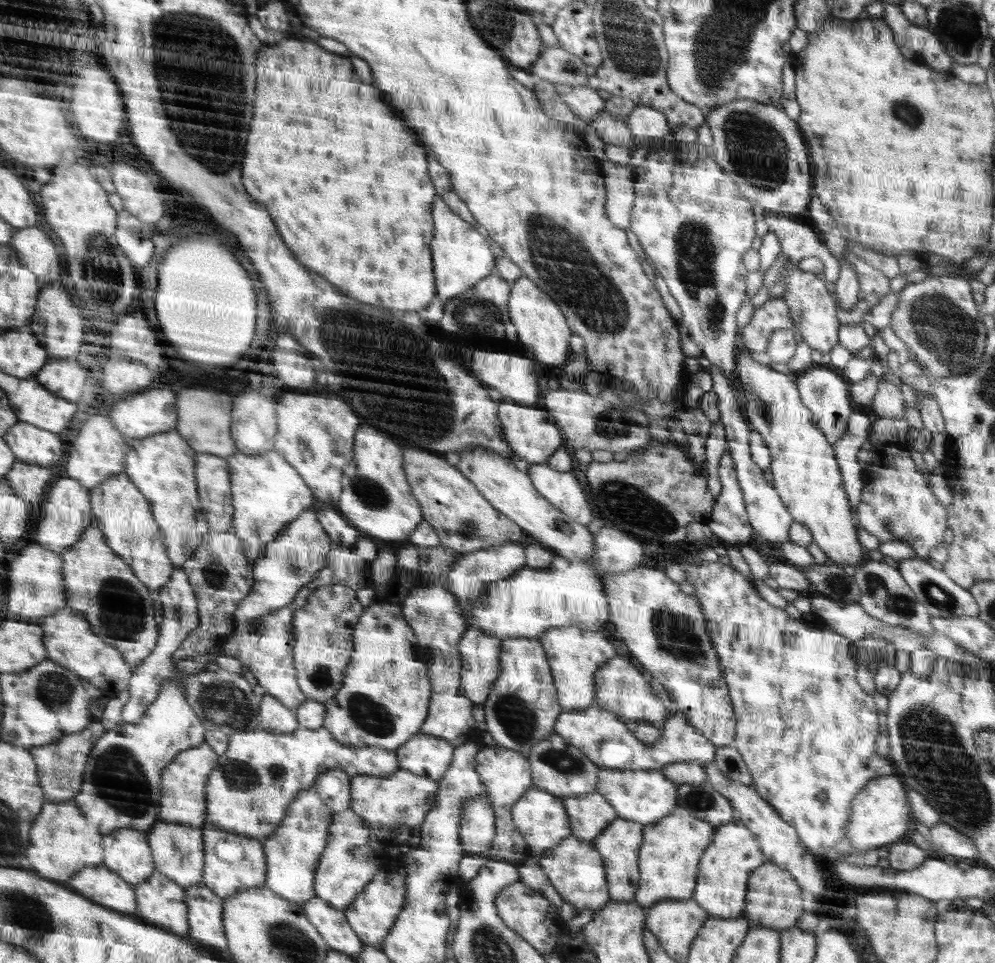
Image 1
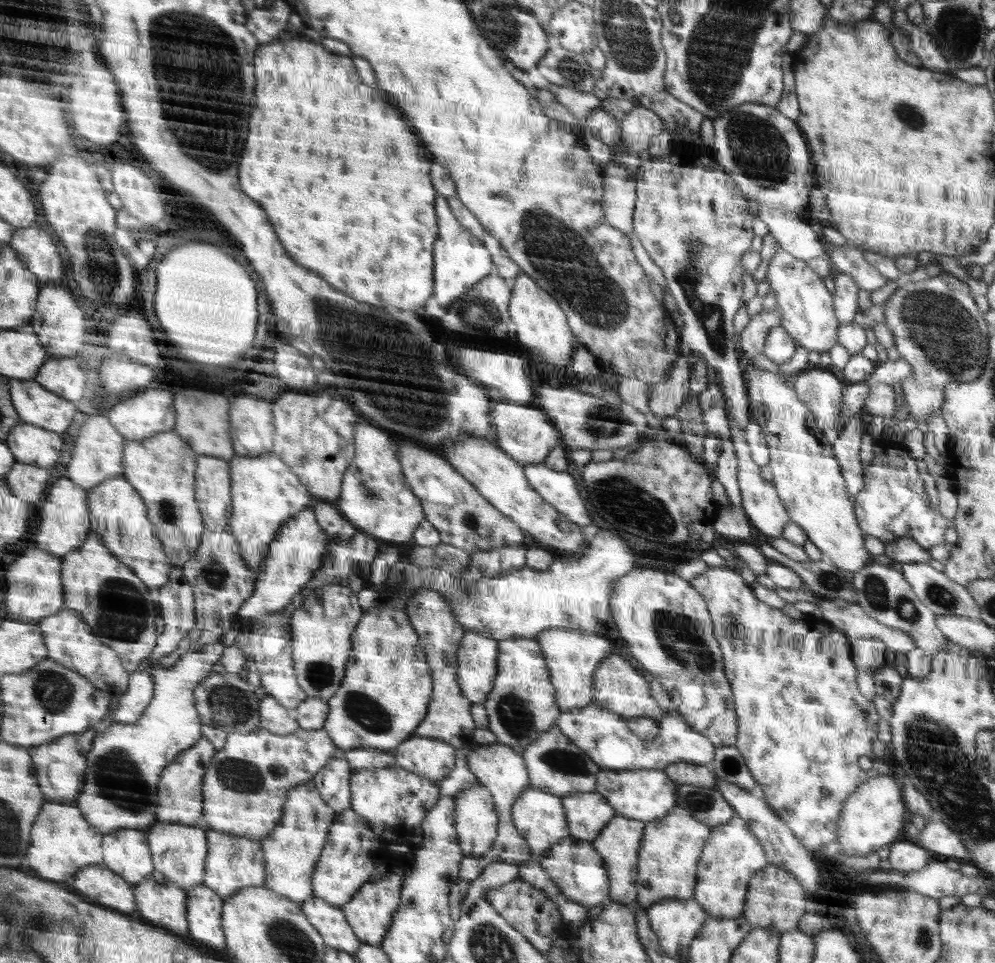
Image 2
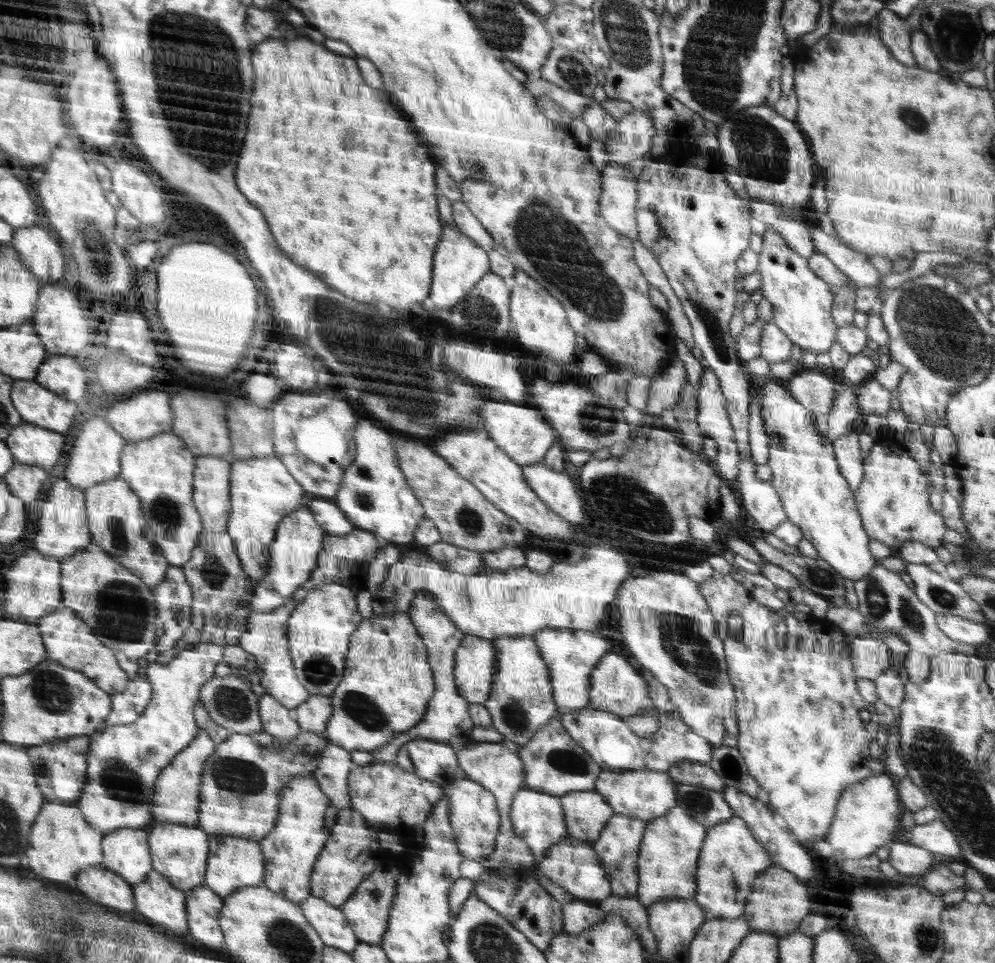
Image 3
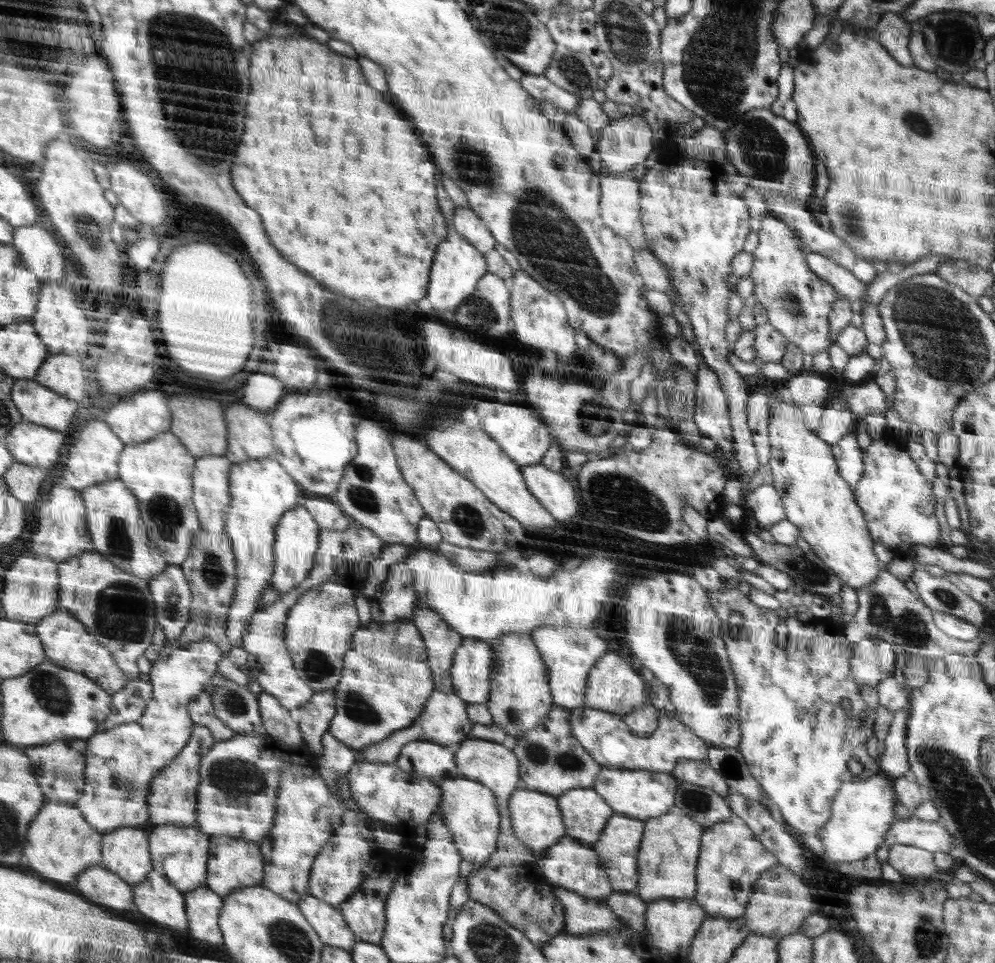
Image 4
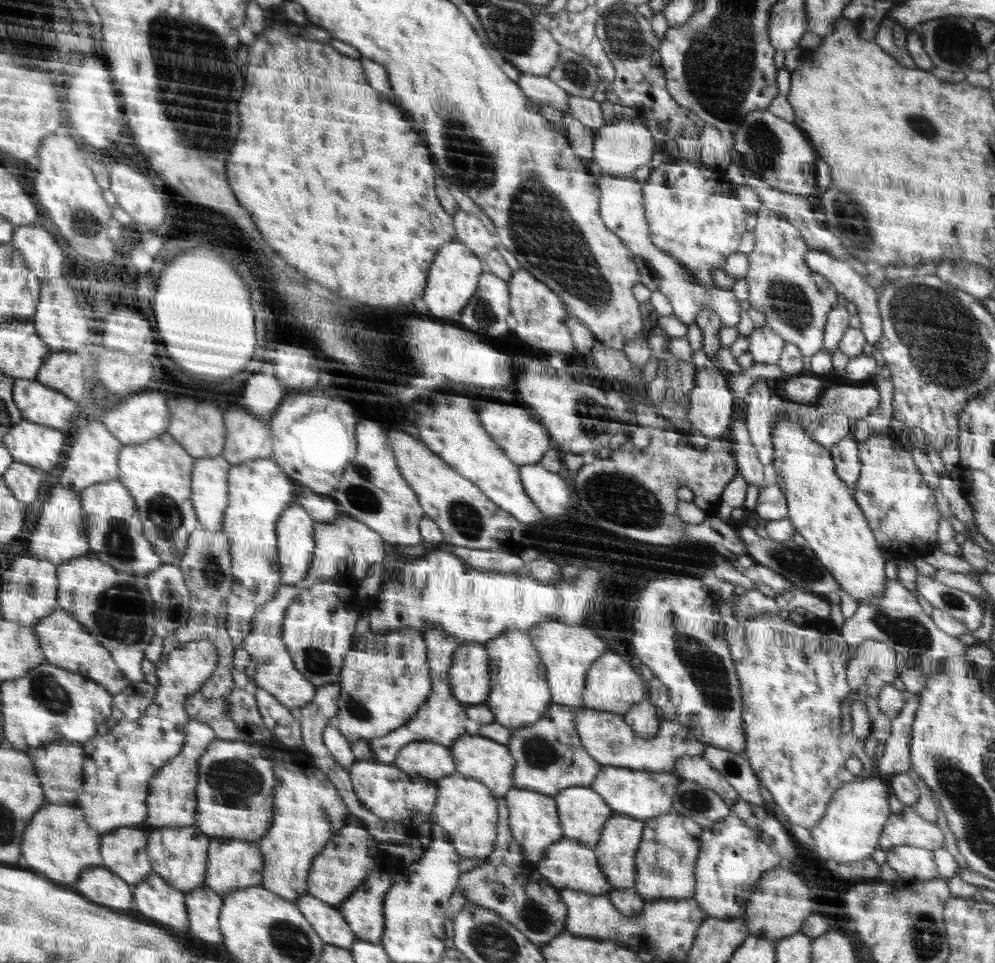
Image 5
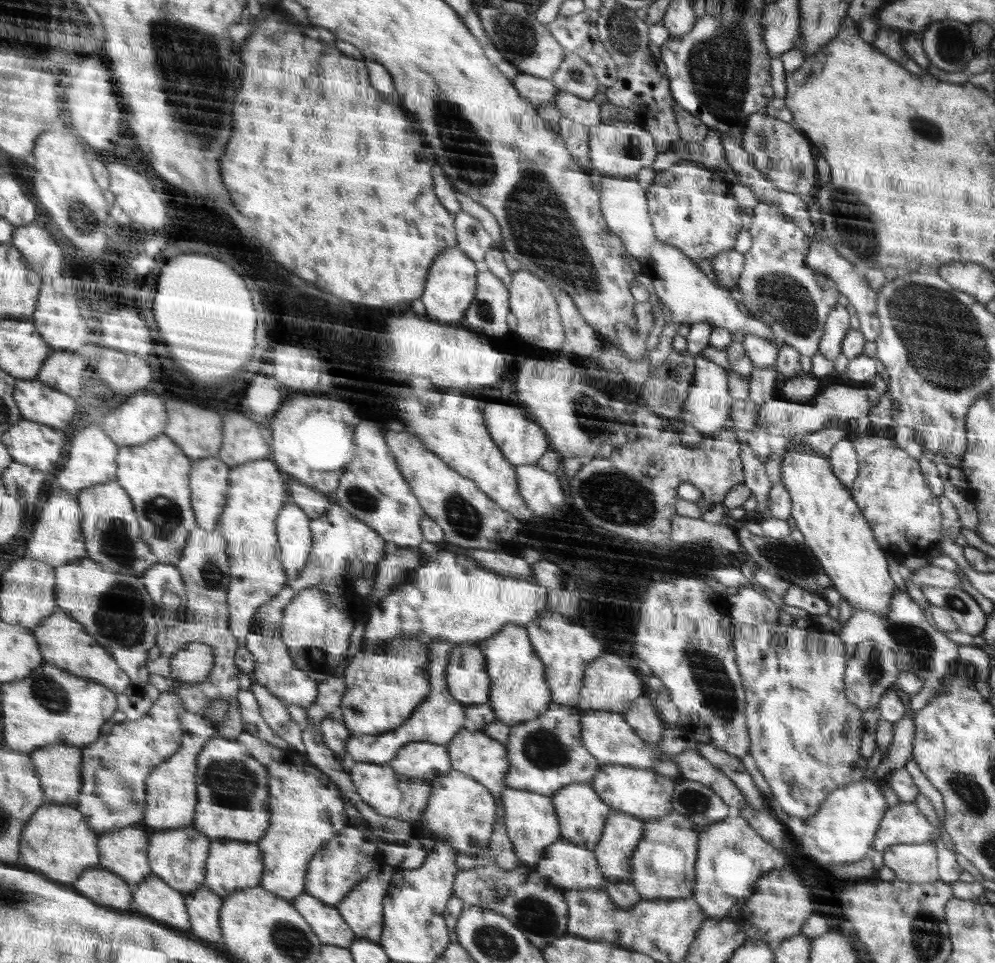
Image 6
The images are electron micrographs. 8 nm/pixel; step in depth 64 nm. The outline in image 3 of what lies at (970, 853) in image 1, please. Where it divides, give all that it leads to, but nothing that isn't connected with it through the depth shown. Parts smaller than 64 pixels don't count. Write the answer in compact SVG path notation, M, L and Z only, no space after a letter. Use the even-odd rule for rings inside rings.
M939 818L922 825L915 825L912 830L899 830L896 842L914 843L928 849L933 854L942 854L959 859L962 854L956 835Z

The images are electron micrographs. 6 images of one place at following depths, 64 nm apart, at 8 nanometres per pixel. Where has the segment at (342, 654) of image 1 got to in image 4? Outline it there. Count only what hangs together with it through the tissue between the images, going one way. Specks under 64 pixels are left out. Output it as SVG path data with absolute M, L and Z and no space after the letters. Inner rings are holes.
M330 581L311 588L293 606L286 621L286 643L293 665L302 670L302 679L308 683L314 693L335 689L342 672L342 658L350 650L352 634L361 628L354 592L348 585ZM310 666L328 666L328 668L310 668Z

